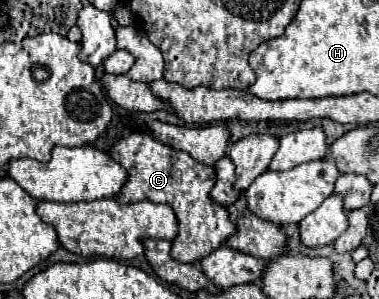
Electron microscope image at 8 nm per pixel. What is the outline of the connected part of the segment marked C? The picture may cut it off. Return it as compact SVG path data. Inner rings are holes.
M132 133L128 137L118 139L110 149L108 155L120 163L128 179L116 199L120 203L138 203L138 201L152 201L152 203L166 203L174 209L178 219L178 235L172 239L170 257L180 263L196 263L206 253L218 249L230 233L234 233L234 225L228 219L228 213L222 205L212 203L208 191L214 185L214 169L202 165L200 161L192 159L188 153L162 145L148 133Z

